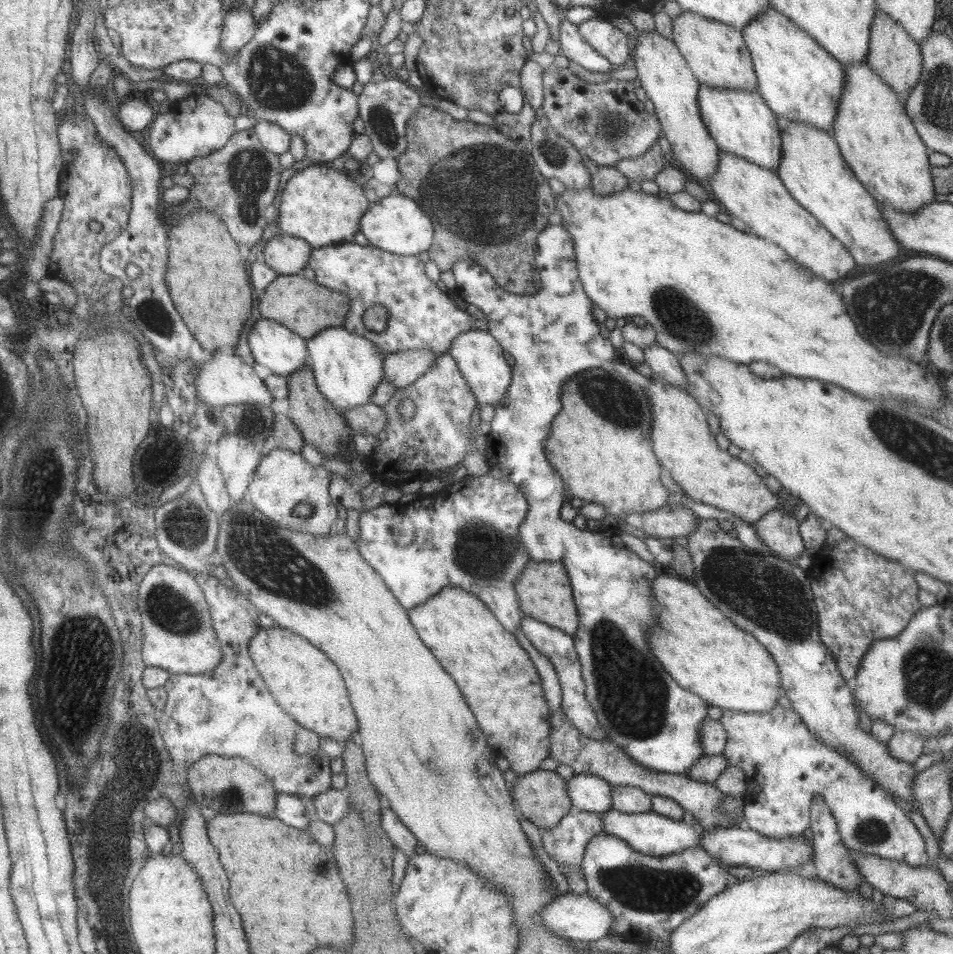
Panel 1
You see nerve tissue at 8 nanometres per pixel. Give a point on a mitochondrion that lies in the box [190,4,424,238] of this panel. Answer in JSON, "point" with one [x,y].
{"point":[277,79]}

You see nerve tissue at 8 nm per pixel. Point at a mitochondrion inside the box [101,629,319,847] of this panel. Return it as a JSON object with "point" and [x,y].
{"point":[150,766]}

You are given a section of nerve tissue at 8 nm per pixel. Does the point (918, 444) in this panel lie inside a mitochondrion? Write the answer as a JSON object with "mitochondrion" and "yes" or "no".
{"mitochondrion":"yes"}

